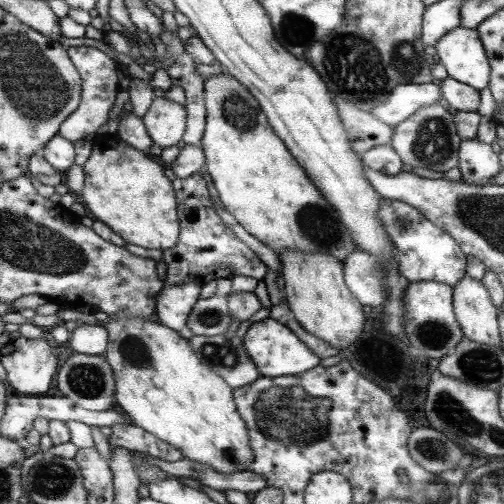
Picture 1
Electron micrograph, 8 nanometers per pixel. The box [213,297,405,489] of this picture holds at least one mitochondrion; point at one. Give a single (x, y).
(289, 413)

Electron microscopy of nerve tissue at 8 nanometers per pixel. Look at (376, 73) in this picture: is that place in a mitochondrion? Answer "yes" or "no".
yes

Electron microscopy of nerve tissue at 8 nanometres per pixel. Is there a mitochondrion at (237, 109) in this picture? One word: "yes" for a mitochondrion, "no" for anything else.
yes

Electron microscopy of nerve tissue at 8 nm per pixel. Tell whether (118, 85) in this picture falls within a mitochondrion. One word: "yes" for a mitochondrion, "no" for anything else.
no

